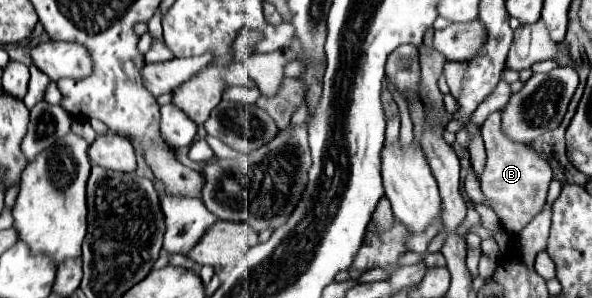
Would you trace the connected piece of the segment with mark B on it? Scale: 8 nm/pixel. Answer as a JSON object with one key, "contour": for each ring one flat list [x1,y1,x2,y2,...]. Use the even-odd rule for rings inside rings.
{"contour":[[500,111,492,113,482,125,482,137,486,143,486,165,480,175,482,193,488,207,500,217,504,231,510,237,518,237,520,231,544,209,548,197,548,185,552,181,552,169,548,161,530,145,510,143,500,127],[488,123,488,125,486,125]]}

